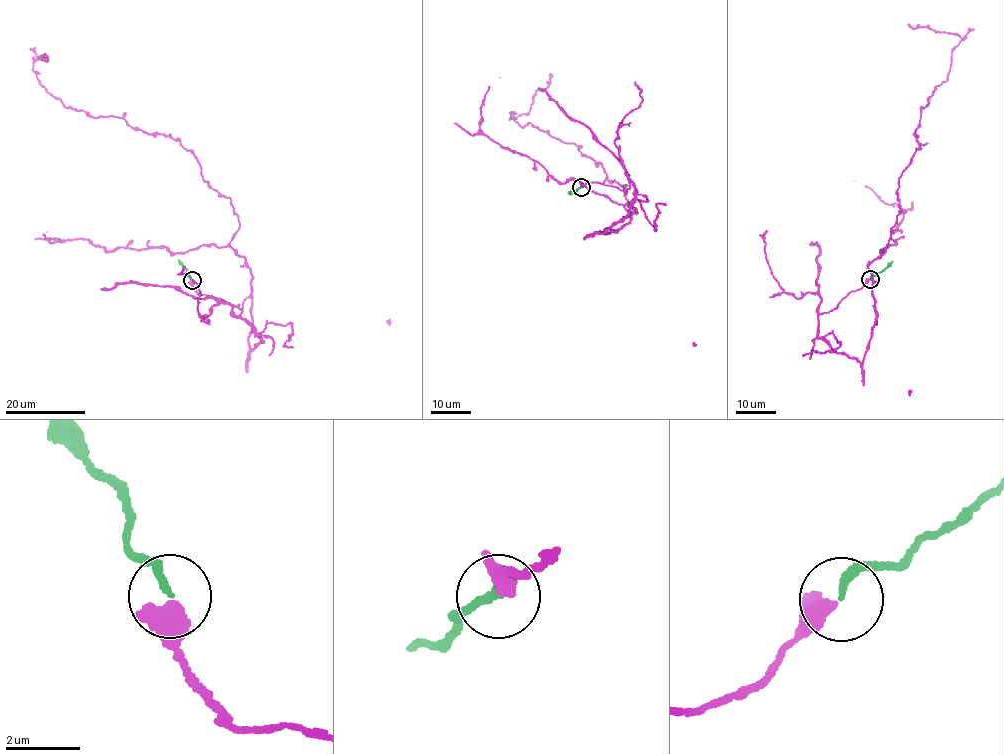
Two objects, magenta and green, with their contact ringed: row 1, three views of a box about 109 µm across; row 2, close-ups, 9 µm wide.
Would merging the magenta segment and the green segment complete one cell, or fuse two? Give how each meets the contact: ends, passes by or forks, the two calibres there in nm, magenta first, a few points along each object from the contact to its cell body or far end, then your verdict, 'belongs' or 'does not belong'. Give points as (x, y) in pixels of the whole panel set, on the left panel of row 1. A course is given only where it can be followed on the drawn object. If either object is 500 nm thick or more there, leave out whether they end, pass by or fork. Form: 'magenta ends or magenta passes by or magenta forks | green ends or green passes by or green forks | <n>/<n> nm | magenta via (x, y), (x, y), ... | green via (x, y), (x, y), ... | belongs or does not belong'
magenta passes by | green ends | 360/200 nm | magenta via (192, 281), (264, 341), (250, 347), (230, 198), (178, 140), (64, 107), (33, 71), (42, 59) | green via (192, 280), (178, 259) | belongs

